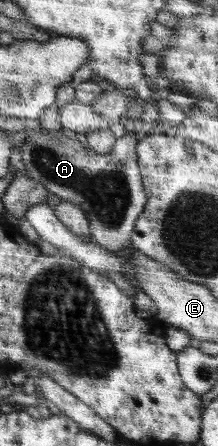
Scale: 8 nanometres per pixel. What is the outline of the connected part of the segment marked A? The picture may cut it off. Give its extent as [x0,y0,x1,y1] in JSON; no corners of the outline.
[18,130,147,250]

